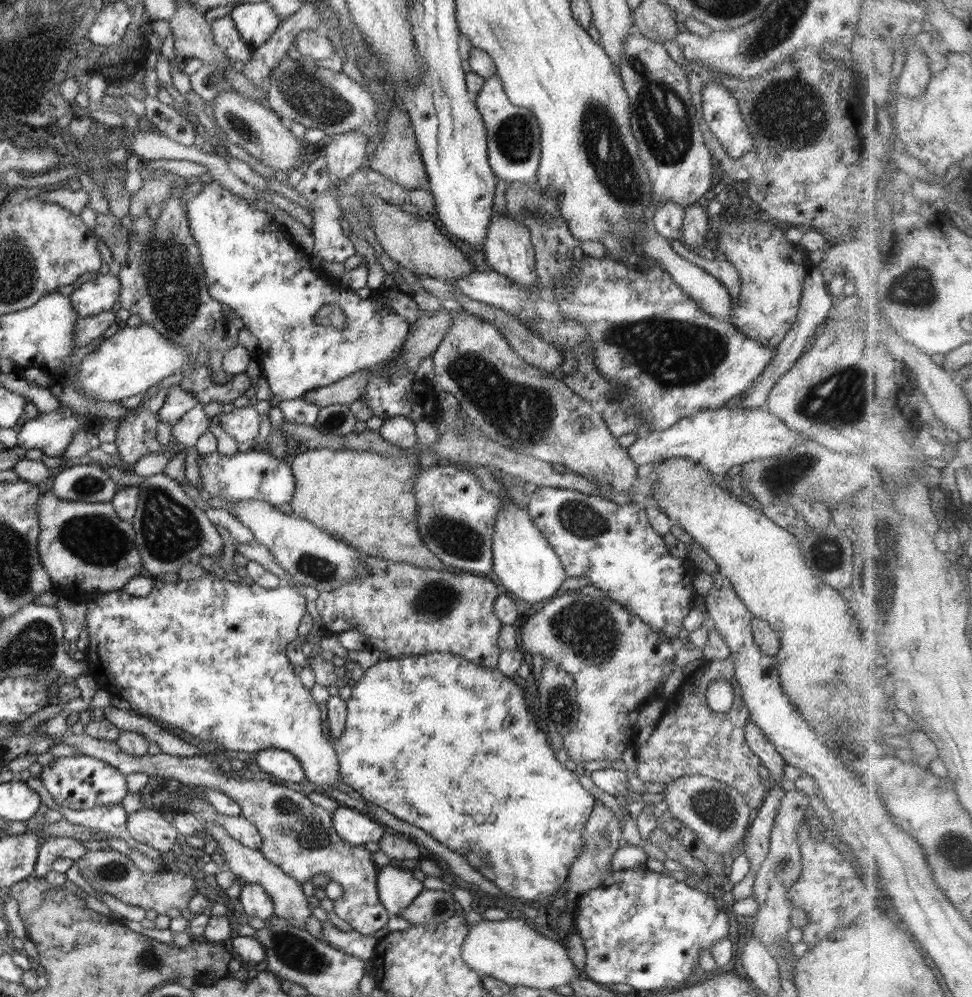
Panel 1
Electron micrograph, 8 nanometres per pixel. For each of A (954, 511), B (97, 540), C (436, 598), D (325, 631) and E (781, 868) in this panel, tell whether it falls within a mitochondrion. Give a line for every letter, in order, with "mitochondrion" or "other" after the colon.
A: other
B: mitochondrion
C: mitochondrion
D: other
E: mitochondrion

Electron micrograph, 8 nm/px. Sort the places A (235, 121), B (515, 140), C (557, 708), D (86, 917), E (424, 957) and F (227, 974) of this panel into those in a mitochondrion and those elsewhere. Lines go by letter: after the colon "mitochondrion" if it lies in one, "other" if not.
A: mitochondrion
B: mitochondrion
C: mitochondrion
D: other
E: other
F: other

